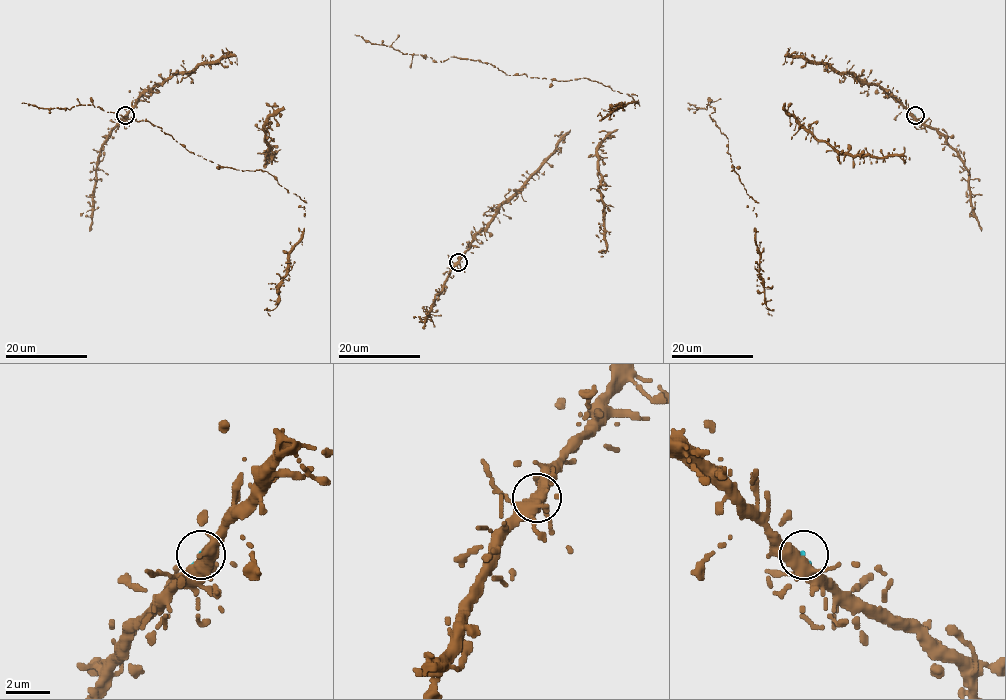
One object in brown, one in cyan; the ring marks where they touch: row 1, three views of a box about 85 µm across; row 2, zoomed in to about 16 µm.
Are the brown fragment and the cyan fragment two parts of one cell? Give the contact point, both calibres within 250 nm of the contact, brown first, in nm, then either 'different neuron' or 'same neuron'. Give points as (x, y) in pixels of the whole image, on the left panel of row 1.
place (125, 115); calibres 380 and 140 nm; same neuron

